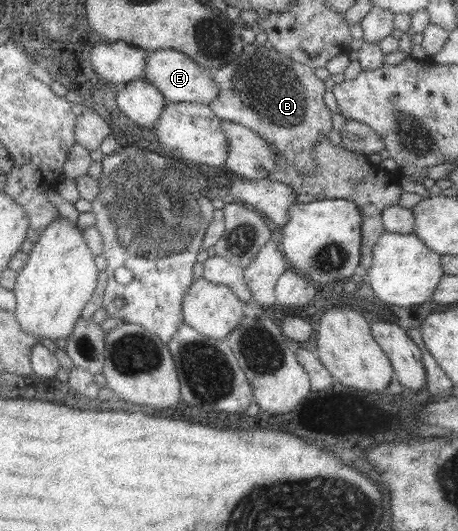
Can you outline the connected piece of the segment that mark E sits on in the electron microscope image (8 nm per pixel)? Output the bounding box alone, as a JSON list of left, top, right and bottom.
[144,49,219,103]

